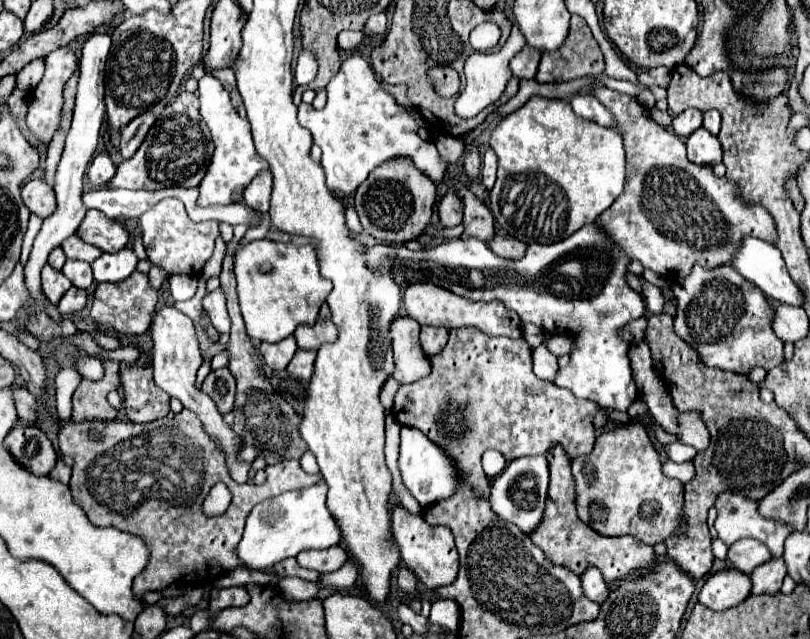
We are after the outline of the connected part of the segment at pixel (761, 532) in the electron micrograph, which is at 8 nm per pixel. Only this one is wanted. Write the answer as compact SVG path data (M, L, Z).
M724 492L724 494L720 494L716 498L714 506L718 510L718 518L714 522L714 528L718 532L718 538L726 546L732 546L734 542L738 542L742 538L756 538L756 540L764 542L770 548L770 552L772 552L774 558L780 558L782 556L782 546L784 546L784 540L788 538L790 530L788 530L788 526L780 526L778 522L772 522L772 520L762 518L760 514L756 514L756 502L754 500L748 500L742 494Z

